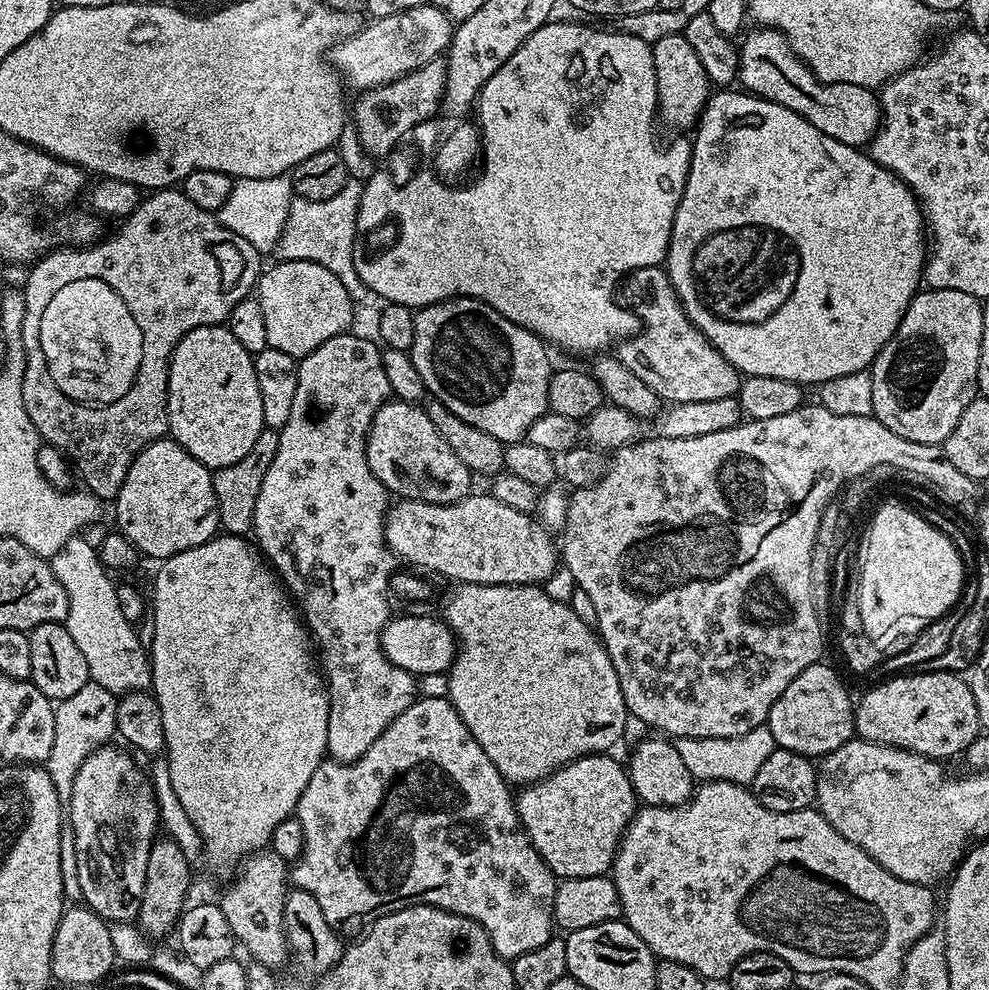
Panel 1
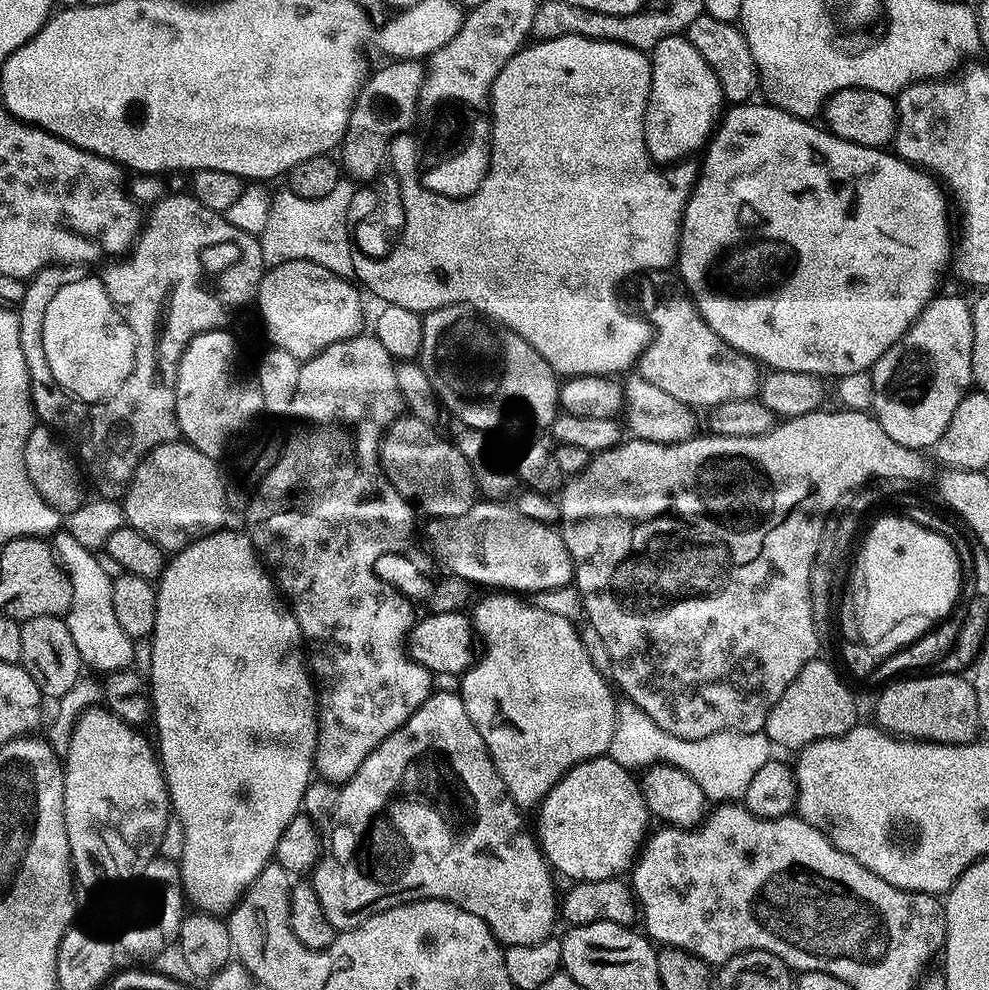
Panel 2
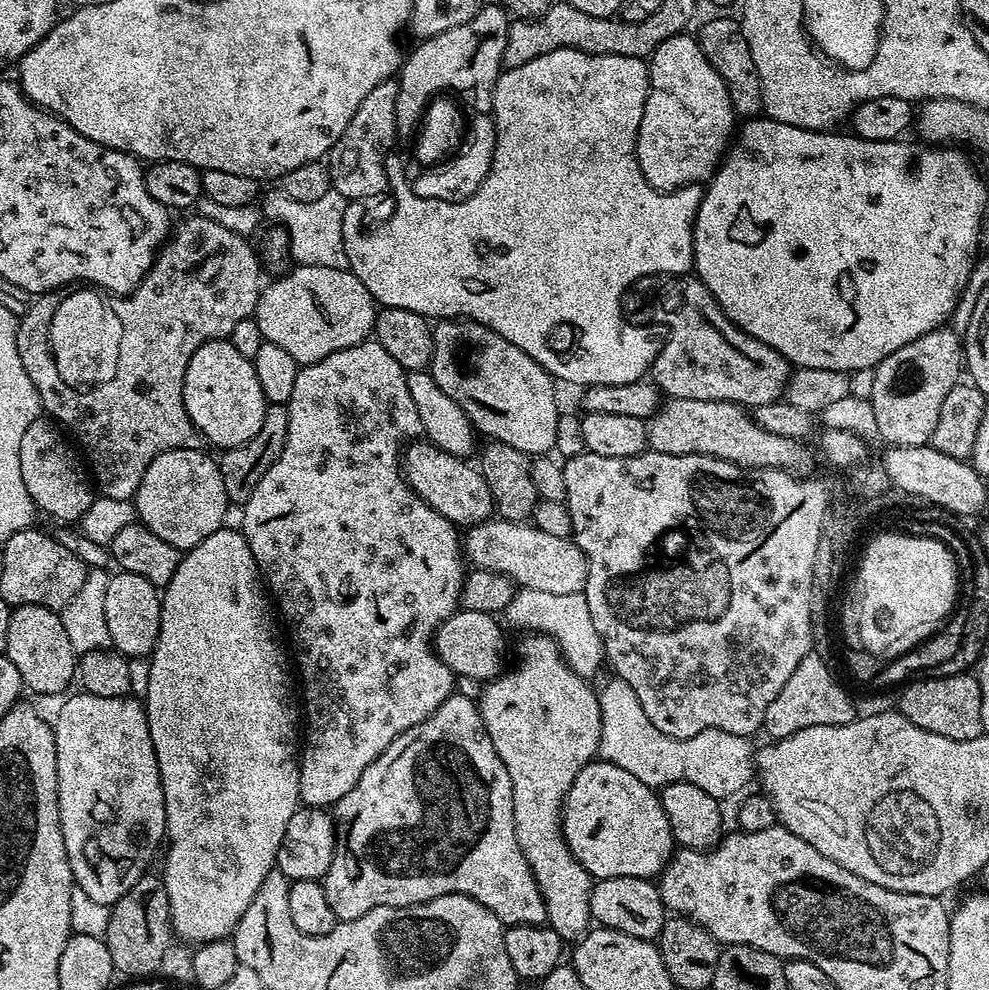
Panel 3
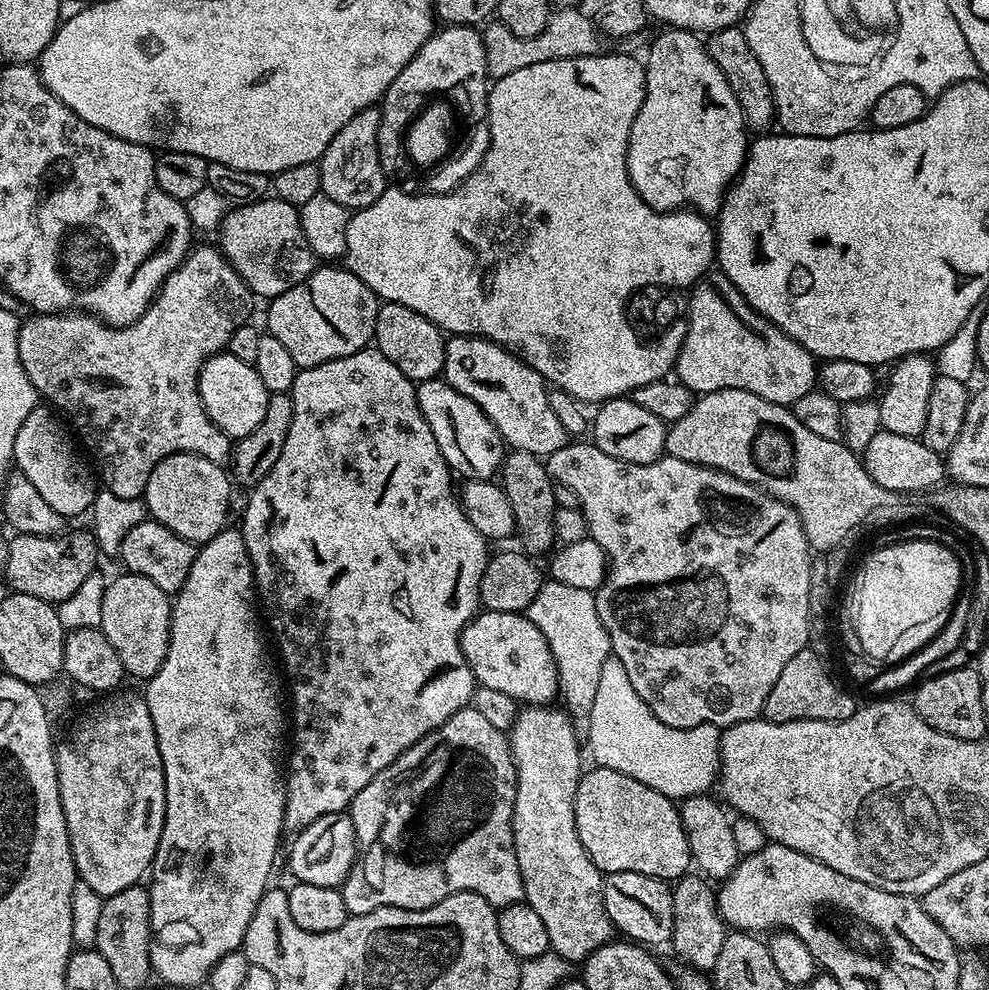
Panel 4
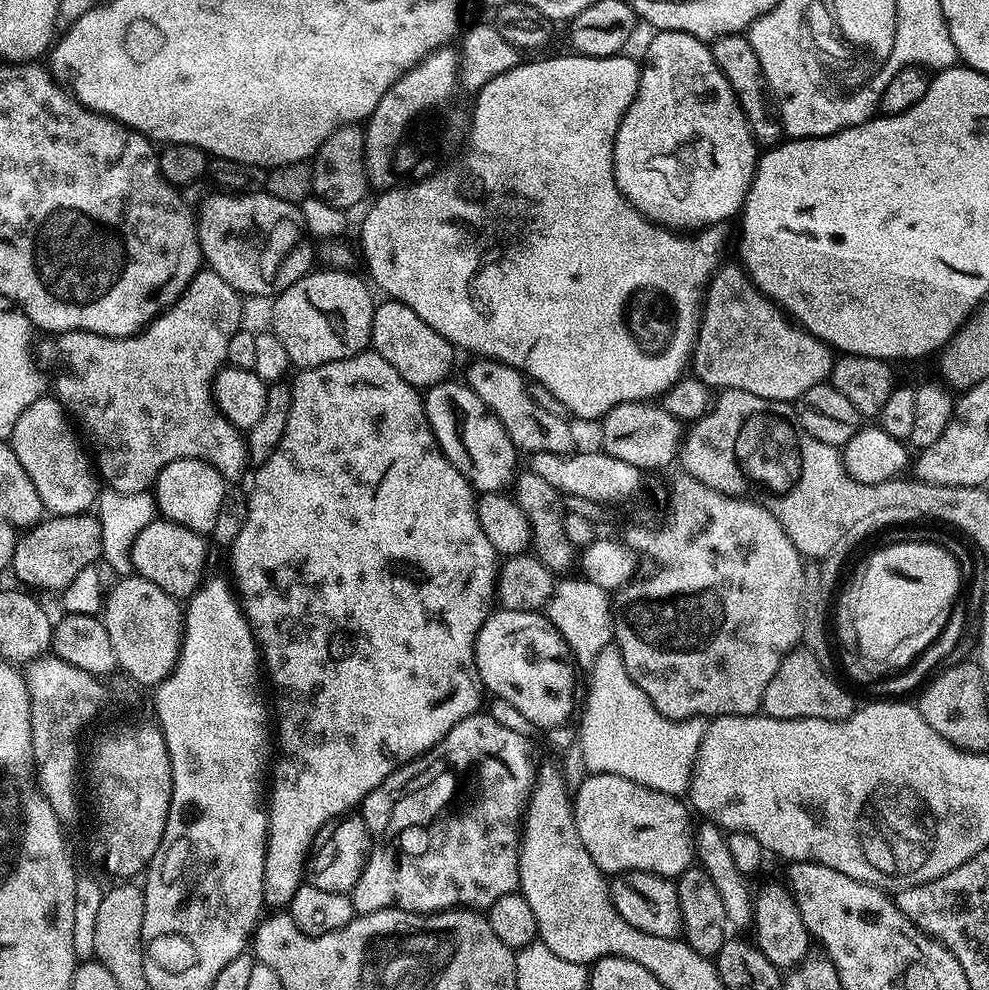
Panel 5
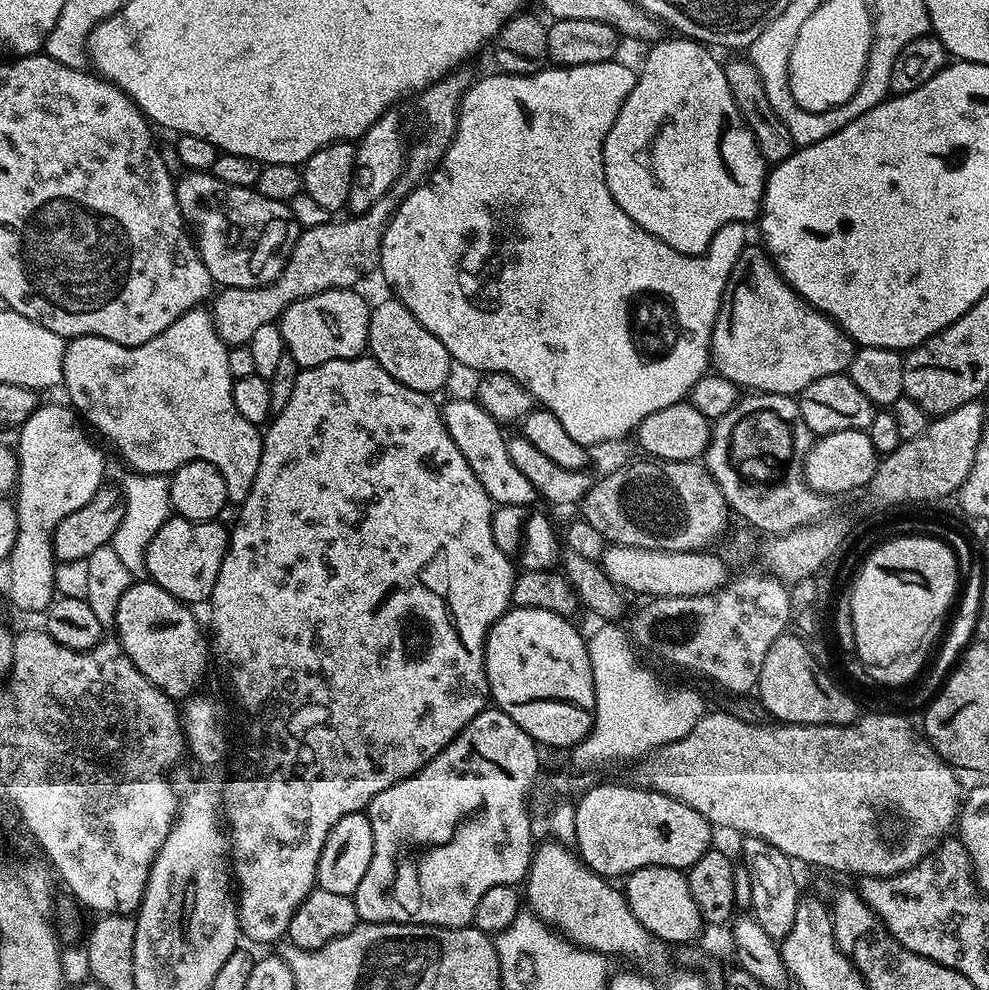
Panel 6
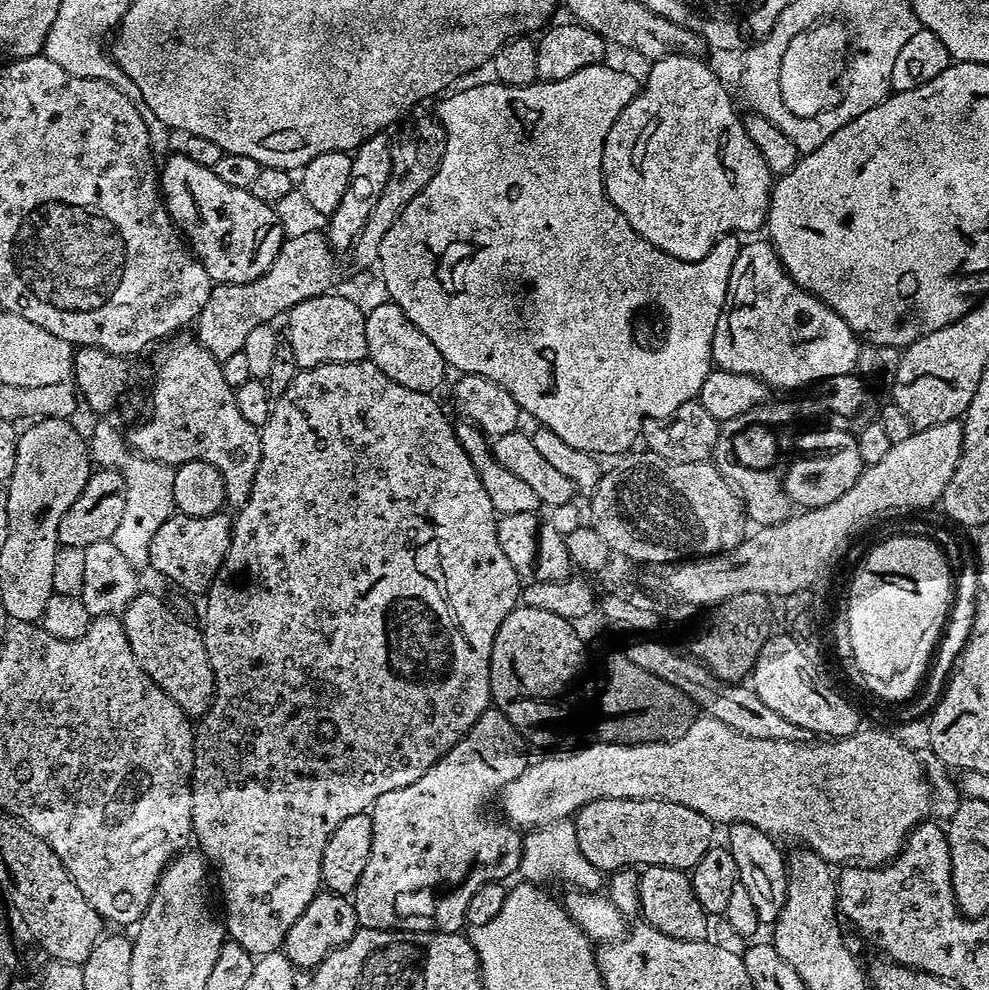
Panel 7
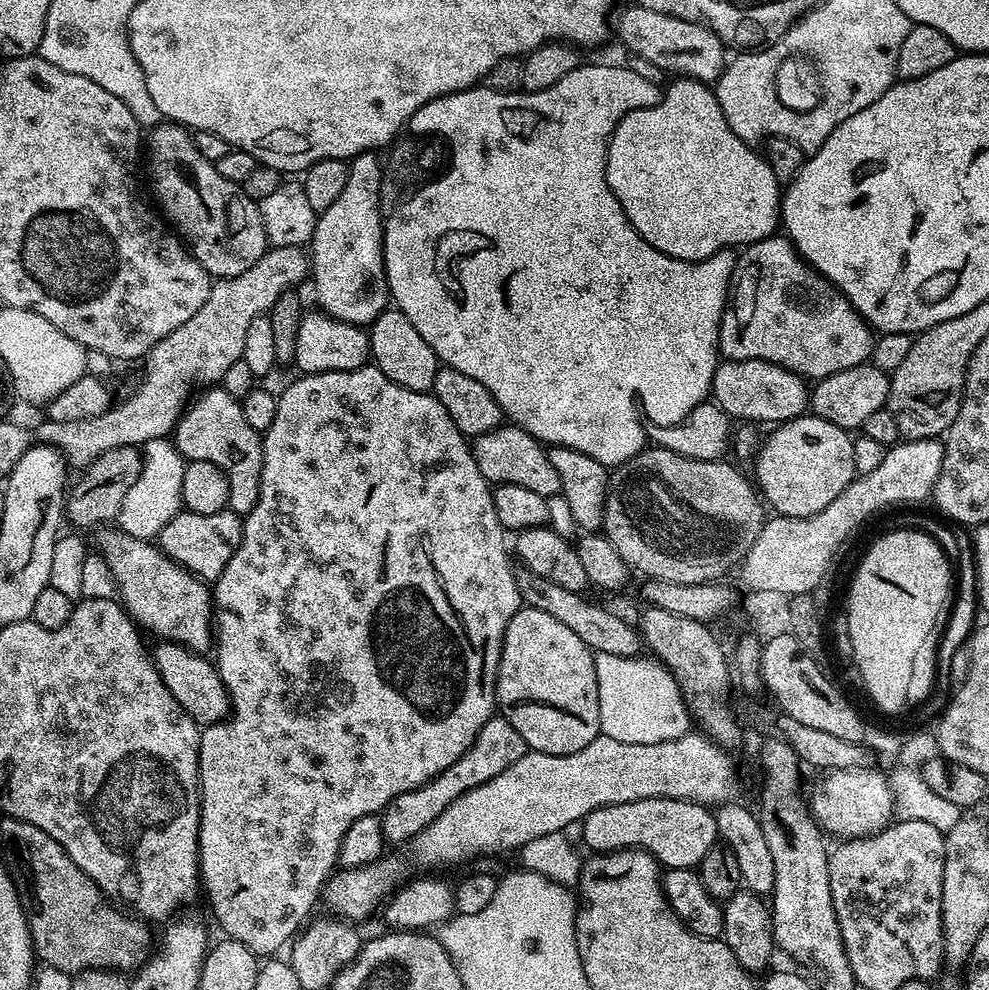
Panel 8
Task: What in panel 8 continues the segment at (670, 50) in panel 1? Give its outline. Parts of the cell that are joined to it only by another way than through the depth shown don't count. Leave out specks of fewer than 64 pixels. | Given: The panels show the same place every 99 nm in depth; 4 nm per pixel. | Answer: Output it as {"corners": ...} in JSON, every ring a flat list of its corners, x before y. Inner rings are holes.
{"corners":[[676,78,672,85,663,89,661,98,654,106,646,106,626,114,616,124,612,137,608,143,608,157,606,158,606,182,618,198,622,210,630,218,634,230,650,242,662,254,673,256,679,260,704,260,710,254,721,252,729,246,747,246,764,240,767,236,773,235,782,224,782,185,774,178,774,170,770,170,767,159,755,152,749,141,738,138,734,130,726,122,726,114,722,114,722,106,718,102,715,91,705,81,693,80,691,78]]}

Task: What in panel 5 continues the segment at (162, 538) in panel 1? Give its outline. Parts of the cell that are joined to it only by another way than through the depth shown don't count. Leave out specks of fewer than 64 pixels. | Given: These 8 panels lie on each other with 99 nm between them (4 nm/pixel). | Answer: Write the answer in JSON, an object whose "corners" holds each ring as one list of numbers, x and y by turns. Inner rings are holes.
{"corners":[[182,458,178,462,170,462,170,466,158,474,154,485,156,507,163,519,172,520,201,534,209,534,215,530,220,511,224,508,224,487,225,478,214,470,214,466,194,458]]}

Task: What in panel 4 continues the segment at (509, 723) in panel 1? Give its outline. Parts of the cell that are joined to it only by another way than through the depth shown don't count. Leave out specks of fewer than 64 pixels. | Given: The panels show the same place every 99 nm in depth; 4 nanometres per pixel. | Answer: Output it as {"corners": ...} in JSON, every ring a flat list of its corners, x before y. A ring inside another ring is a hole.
{"corners":[[528,706,516,716,512,732,507,733,508,749,516,767,516,797,512,815,512,833,518,858,518,870,524,883,524,900,542,918,548,935,548,946,556,955,569,962,583,962,594,950,614,939,614,929,602,902,604,876,594,866,590,854,582,846,574,818,574,801,582,775,580,752,574,726,567,712,556,706]]}

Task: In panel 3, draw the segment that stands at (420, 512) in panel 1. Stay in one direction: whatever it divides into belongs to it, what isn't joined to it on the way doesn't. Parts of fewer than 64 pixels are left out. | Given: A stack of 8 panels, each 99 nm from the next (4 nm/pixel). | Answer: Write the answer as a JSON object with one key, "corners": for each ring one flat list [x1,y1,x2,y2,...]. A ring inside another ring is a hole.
{"corners":[[489,518,482,524,473,524,463,533,462,548,475,567,508,576,521,588,574,594,583,593,588,581,588,559,575,539,542,534,542,530,524,522]]}

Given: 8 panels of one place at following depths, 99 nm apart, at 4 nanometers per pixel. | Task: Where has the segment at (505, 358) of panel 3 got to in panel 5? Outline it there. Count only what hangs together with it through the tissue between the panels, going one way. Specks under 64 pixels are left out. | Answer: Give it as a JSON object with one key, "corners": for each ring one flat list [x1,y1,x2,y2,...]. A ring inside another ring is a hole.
{"corners":[[480,358,475,362,477,364,469,370,466,383,499,418,517,450,524,454,549,452,559,456,569,455,573,451,572,428,567,424,567,419,550,414,550,410,542,410,542,406,538,406,538,402,534,402,534,398,531,397,525,377,521,373,498,360]]}

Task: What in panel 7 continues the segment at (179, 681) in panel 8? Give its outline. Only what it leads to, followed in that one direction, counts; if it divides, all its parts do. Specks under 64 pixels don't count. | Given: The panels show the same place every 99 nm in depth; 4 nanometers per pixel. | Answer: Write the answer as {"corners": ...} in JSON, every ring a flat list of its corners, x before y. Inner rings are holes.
{"corners":[[141,591,122,611,124,633,130,642,130,650,134,650,134,658,142,670,156,683,171,700,178,705,189,718,199,718,212,707,212,697,216,694,214,670,210,666,210,658,206,654,204,633,199,627,186,624,180,620,159,600,150,593]]}

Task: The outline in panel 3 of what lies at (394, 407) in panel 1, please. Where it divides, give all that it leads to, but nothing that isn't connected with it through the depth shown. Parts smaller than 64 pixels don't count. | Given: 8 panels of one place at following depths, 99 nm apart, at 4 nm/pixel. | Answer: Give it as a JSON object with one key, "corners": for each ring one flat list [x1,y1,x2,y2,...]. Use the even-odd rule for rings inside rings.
{"corners":[[413,442,403,453,402,471,409,486,438,514,454,525,471,526,484,523,494,509,490,486,486,486,479,467,471,468,468,463,467,459,446,454,431,442]]}

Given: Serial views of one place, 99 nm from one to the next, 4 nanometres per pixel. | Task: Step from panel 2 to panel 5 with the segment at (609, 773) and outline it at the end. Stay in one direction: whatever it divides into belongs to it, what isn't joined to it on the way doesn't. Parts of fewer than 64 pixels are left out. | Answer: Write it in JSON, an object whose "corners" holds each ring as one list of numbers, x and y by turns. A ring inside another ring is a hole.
{"corners":[[597,772,588,774,582,782,574,797,574,815,582,846,605,874,652,872,675,878,693,867,693,813,683,799,630,782,630,778,618,774]]}

